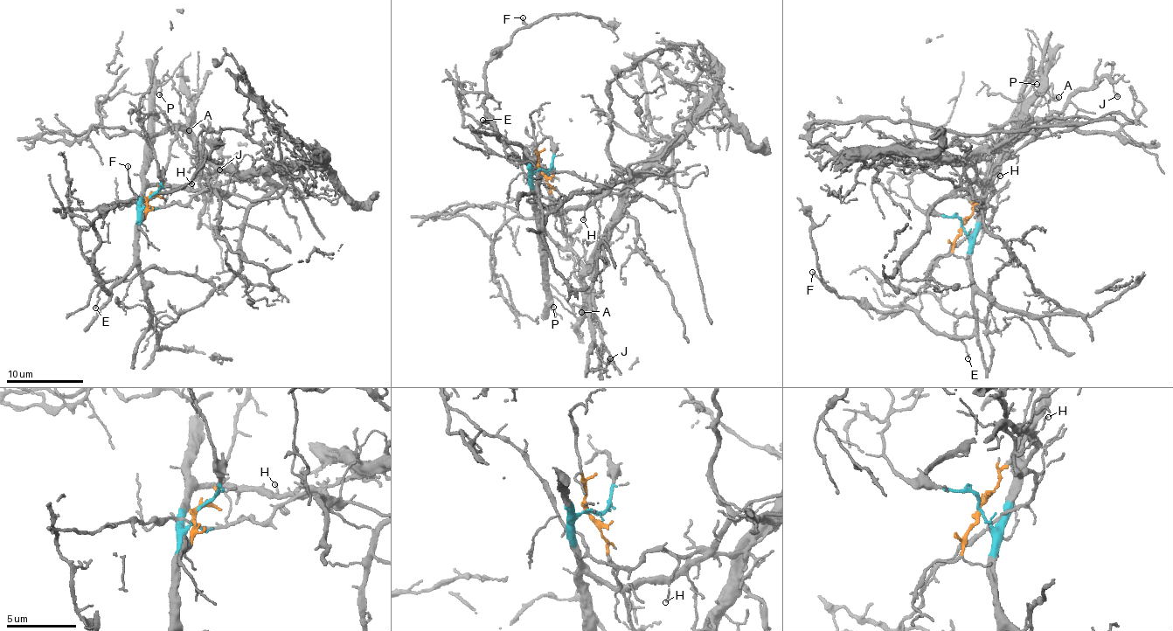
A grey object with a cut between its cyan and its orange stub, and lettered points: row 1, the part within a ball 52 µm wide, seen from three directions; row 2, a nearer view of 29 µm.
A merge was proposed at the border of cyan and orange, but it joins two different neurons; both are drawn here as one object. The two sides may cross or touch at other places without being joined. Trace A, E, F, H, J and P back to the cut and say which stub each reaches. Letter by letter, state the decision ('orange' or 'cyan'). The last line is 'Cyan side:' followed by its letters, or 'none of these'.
A: orange
E: cyan
F: cyan
H: cyan
J: orange
P: cyan
Cyan side: E, F, H, P

